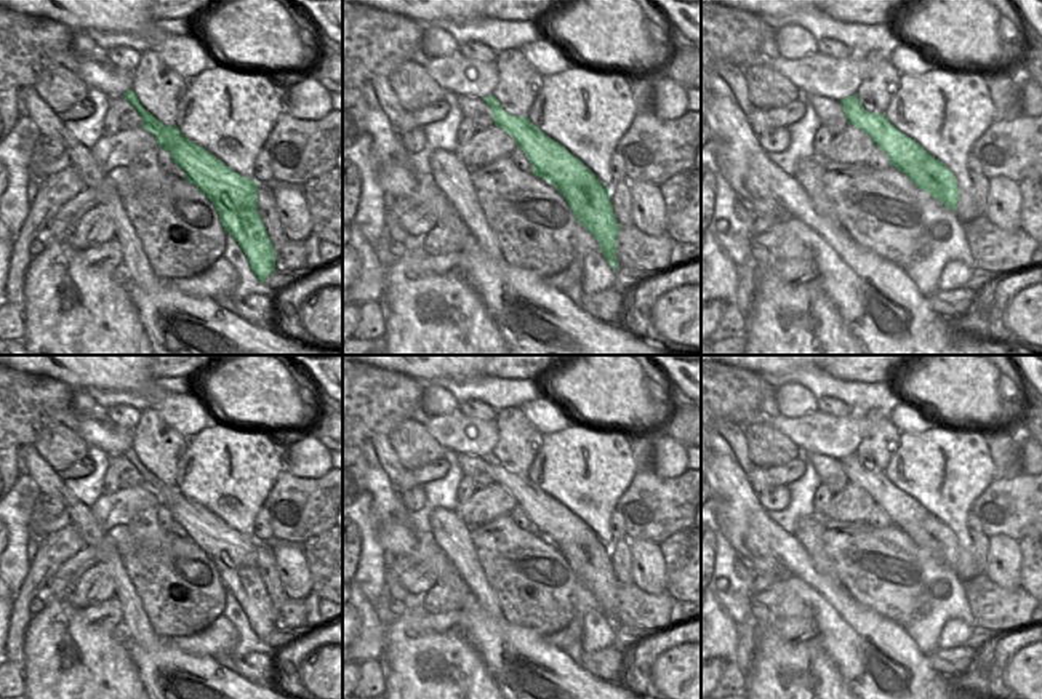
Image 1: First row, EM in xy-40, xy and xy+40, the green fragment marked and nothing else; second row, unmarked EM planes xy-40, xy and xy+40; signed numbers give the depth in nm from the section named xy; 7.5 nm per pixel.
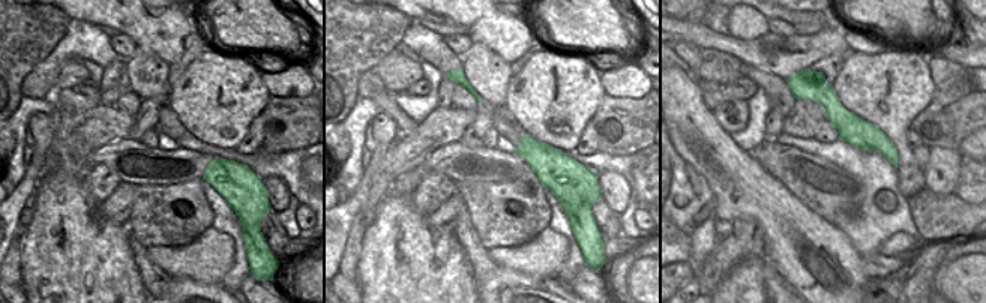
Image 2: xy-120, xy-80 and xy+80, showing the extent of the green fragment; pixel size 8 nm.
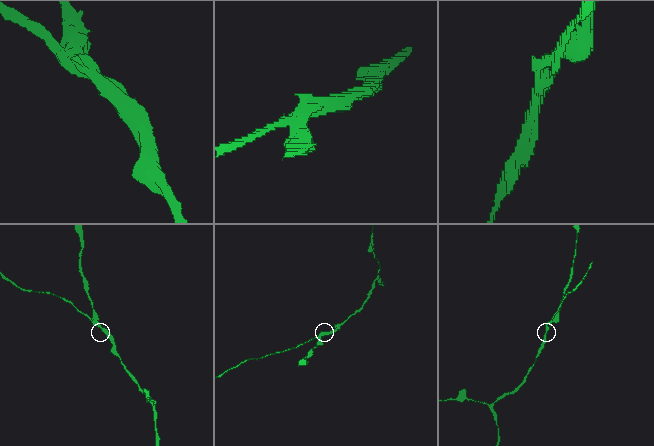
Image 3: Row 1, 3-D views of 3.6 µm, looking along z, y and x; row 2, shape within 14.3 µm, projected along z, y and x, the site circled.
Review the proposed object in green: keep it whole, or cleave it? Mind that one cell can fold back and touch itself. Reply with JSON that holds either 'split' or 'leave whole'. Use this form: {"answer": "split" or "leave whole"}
{"answer": "split"}

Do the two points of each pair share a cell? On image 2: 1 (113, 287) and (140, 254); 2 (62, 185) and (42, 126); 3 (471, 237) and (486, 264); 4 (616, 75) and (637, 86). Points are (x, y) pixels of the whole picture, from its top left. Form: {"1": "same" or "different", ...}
{"1": "different", "2": "different", "3": "same", "4": "same"}

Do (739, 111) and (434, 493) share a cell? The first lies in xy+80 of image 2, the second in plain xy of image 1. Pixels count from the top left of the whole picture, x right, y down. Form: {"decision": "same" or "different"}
{"decision": "different"}

